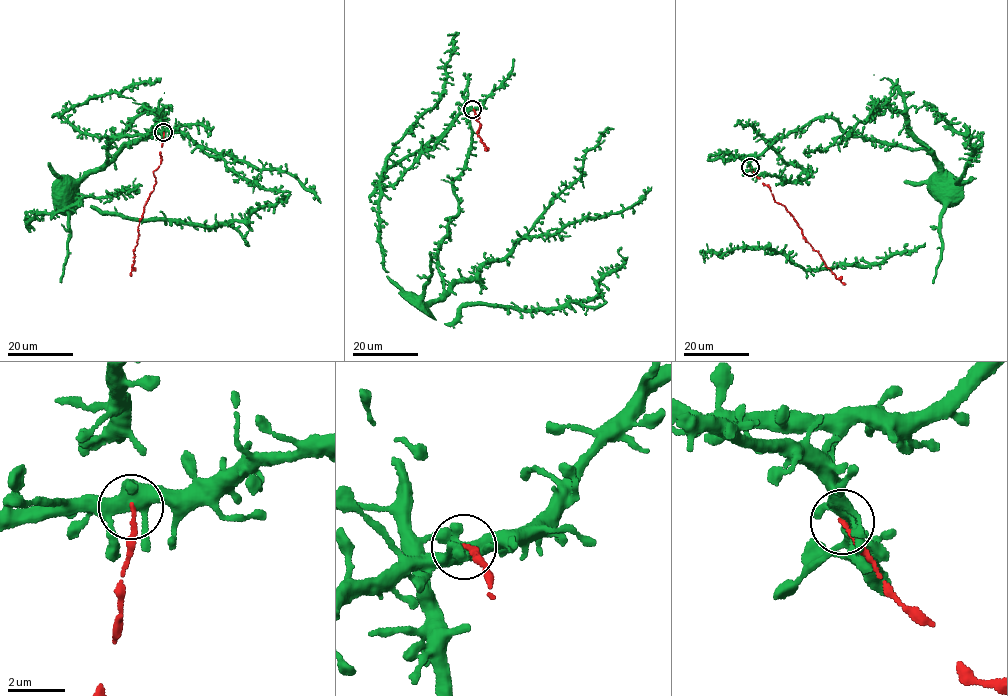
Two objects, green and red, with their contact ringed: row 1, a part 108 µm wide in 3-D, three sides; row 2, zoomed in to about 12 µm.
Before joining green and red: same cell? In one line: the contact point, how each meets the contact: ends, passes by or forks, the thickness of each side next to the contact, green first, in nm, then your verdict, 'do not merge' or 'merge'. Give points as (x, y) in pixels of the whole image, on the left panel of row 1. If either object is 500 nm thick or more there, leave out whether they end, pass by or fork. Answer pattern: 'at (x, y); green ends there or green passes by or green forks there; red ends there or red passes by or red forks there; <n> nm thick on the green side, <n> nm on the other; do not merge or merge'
at (163, 132); green forks there; red ends there; 440 nm thick on the green side, 150 nm on the other; do not merge

